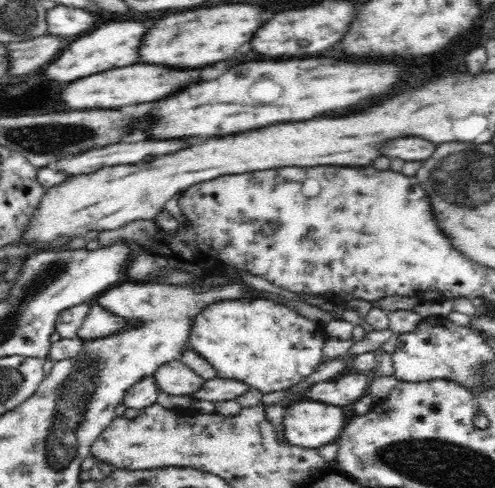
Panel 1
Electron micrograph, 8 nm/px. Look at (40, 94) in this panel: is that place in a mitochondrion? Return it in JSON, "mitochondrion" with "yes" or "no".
{"mitochondrion":"no"}

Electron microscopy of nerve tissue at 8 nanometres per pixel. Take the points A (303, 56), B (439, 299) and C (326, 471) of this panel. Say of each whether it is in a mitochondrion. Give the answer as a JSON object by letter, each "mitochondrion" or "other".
{"A":"other","B":"other","C":"other"}

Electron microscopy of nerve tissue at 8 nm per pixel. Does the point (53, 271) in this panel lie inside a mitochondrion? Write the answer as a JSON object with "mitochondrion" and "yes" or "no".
{"mitochondrion":"yes"}

